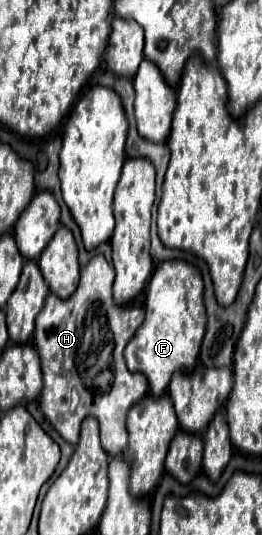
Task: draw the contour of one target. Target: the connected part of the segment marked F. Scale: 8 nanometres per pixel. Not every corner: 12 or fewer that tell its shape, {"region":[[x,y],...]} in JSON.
{"region":[[185,261],[155,267],[145,321],[125,349],[161,397],[205,335],[203,281]]}

